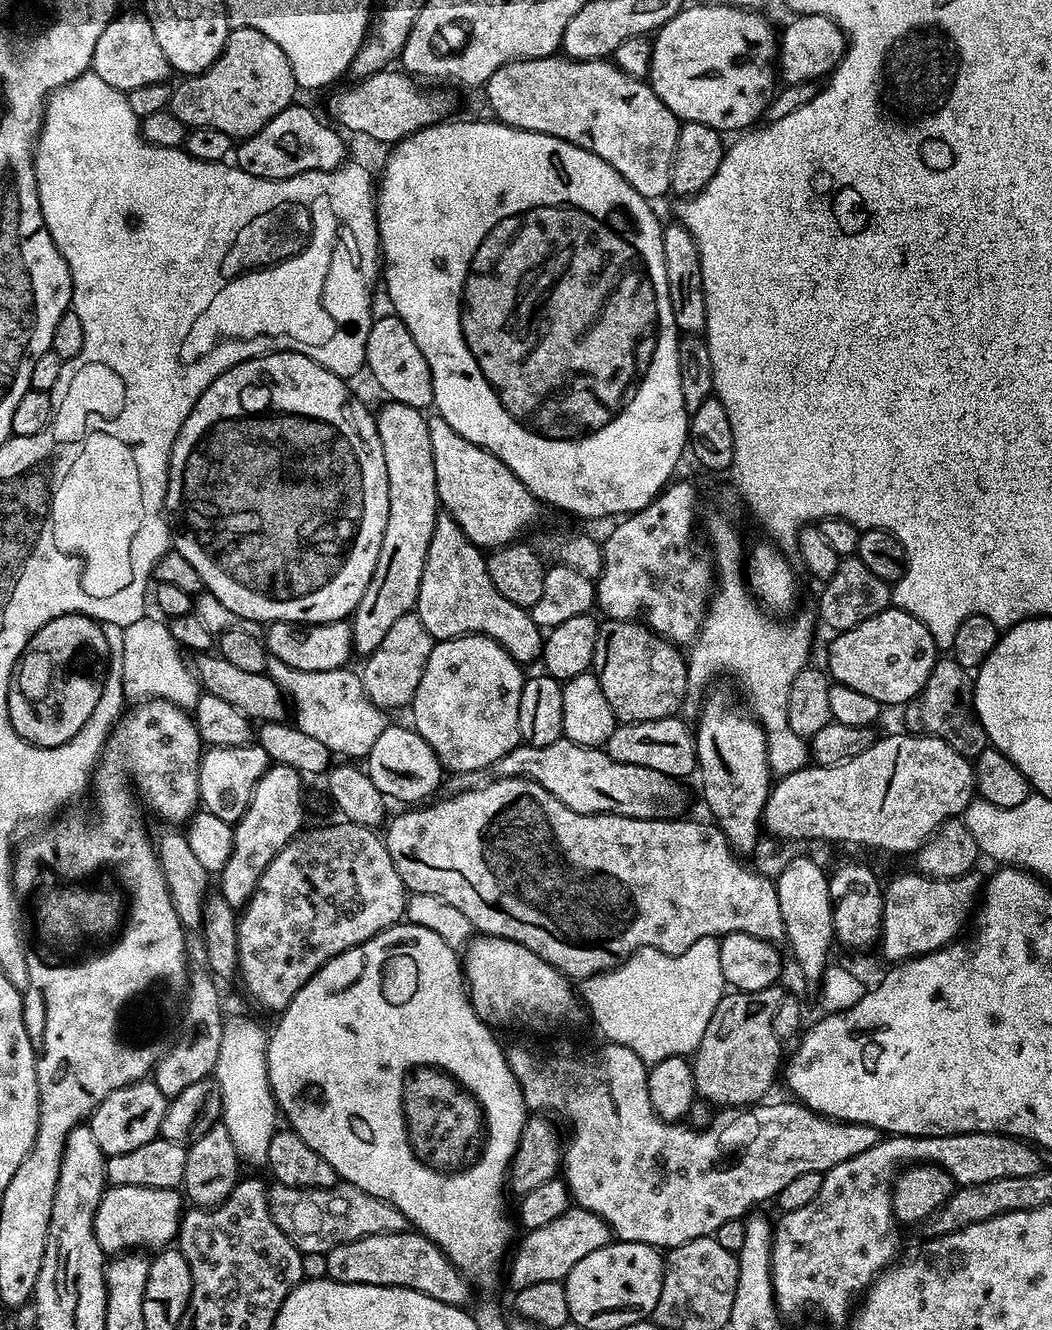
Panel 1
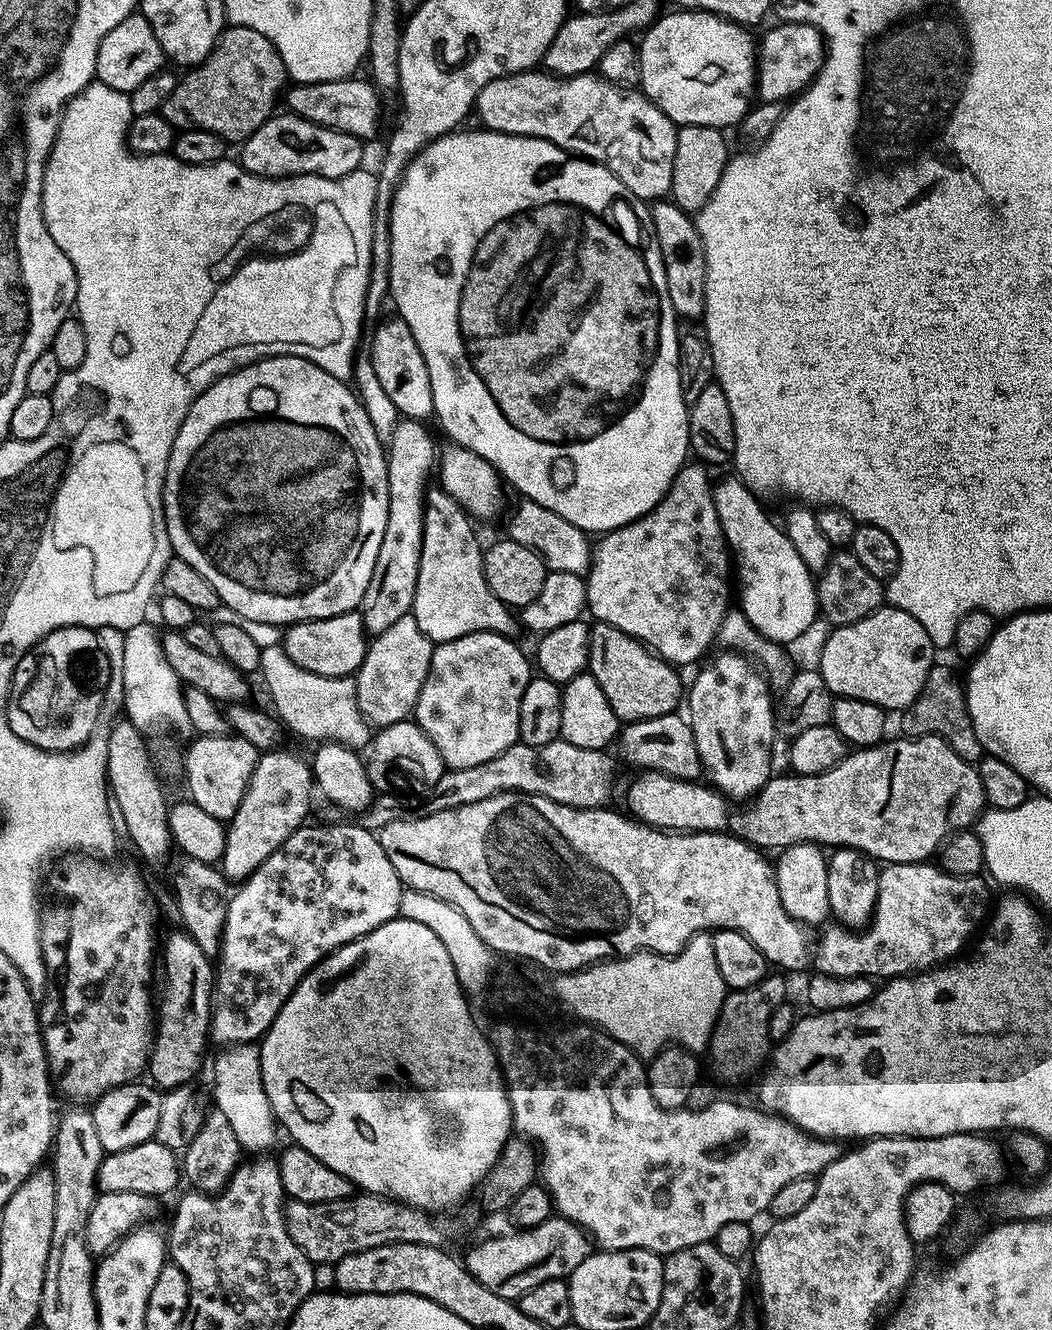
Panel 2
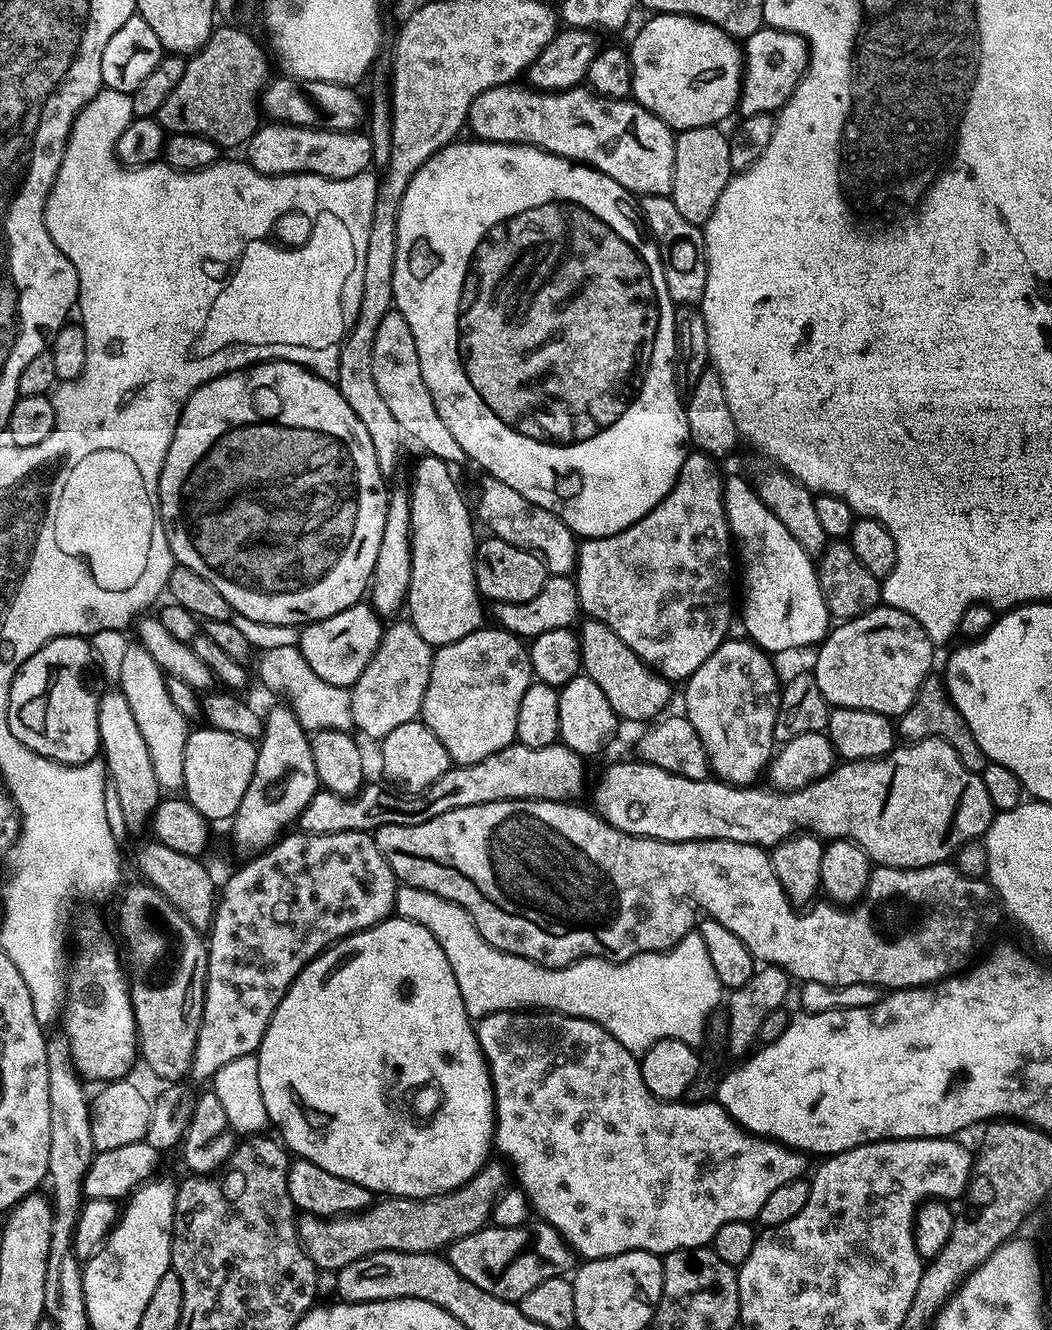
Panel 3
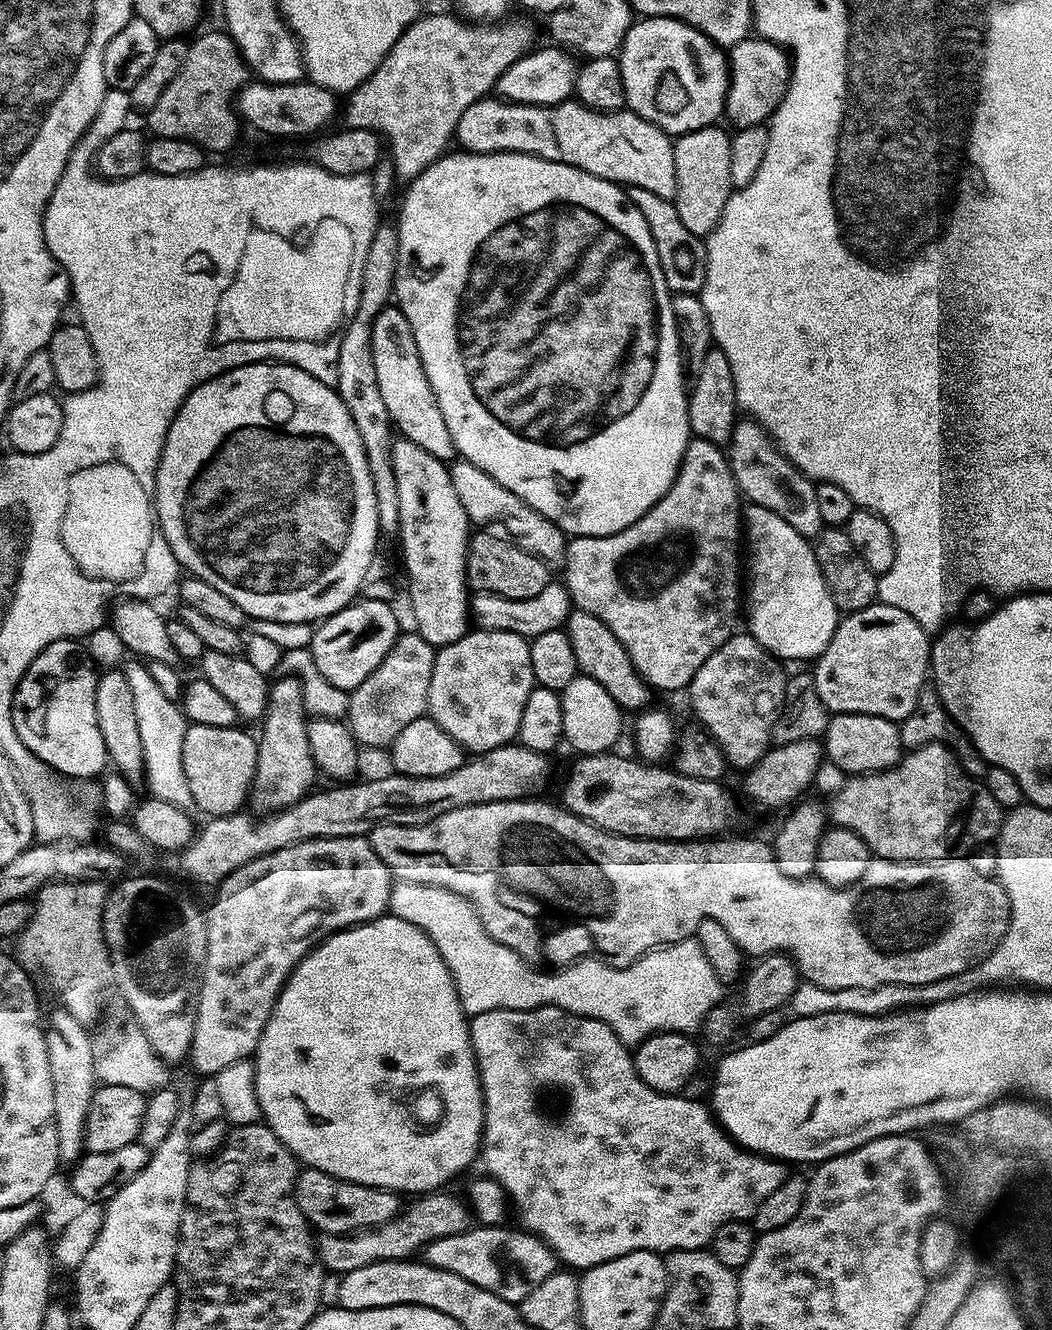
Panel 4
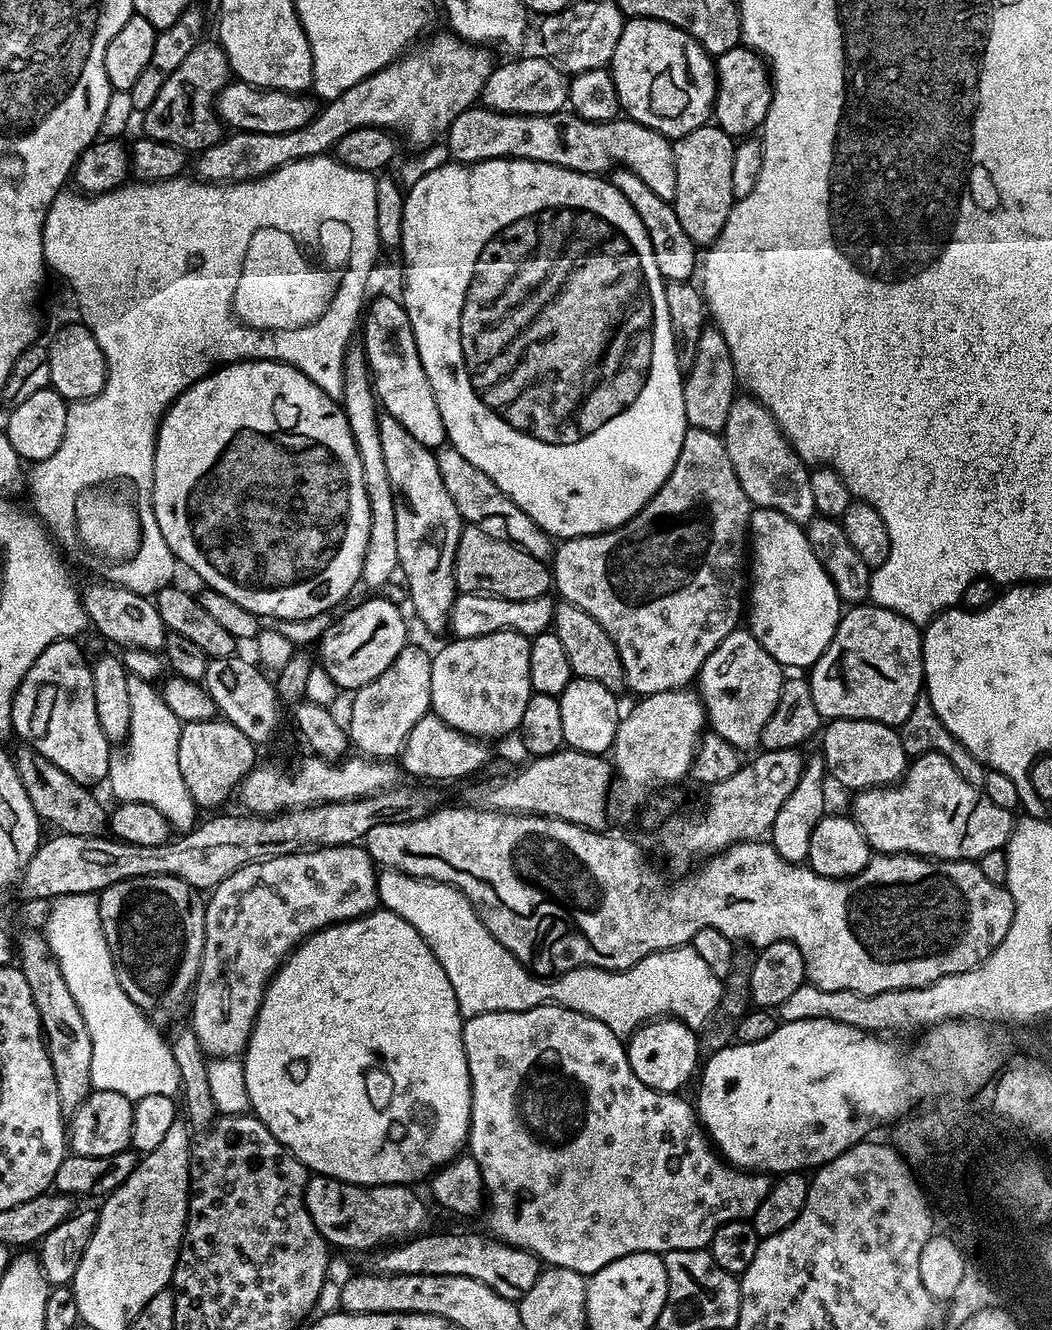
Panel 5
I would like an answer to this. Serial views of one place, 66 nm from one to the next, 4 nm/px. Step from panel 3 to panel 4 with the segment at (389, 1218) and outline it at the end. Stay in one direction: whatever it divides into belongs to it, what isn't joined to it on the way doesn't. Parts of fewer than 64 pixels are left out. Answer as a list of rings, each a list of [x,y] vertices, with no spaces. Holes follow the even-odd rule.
[[[437,1190],[424,1195],[405,1207],[399,1216],[377,1228],[366,1228],[347,1236],[321,1235],[315,1241],[320,1262],[332,1274],[358,1270],[358,1266],[370,1266],[379,1260],[406,1260],[415,1257],[430,1242],[438,1238],[450,1238],[450,1234],[462,1234],[470,1227],[470,1208],[463,1199],[451,1196],[448,1190]]]

